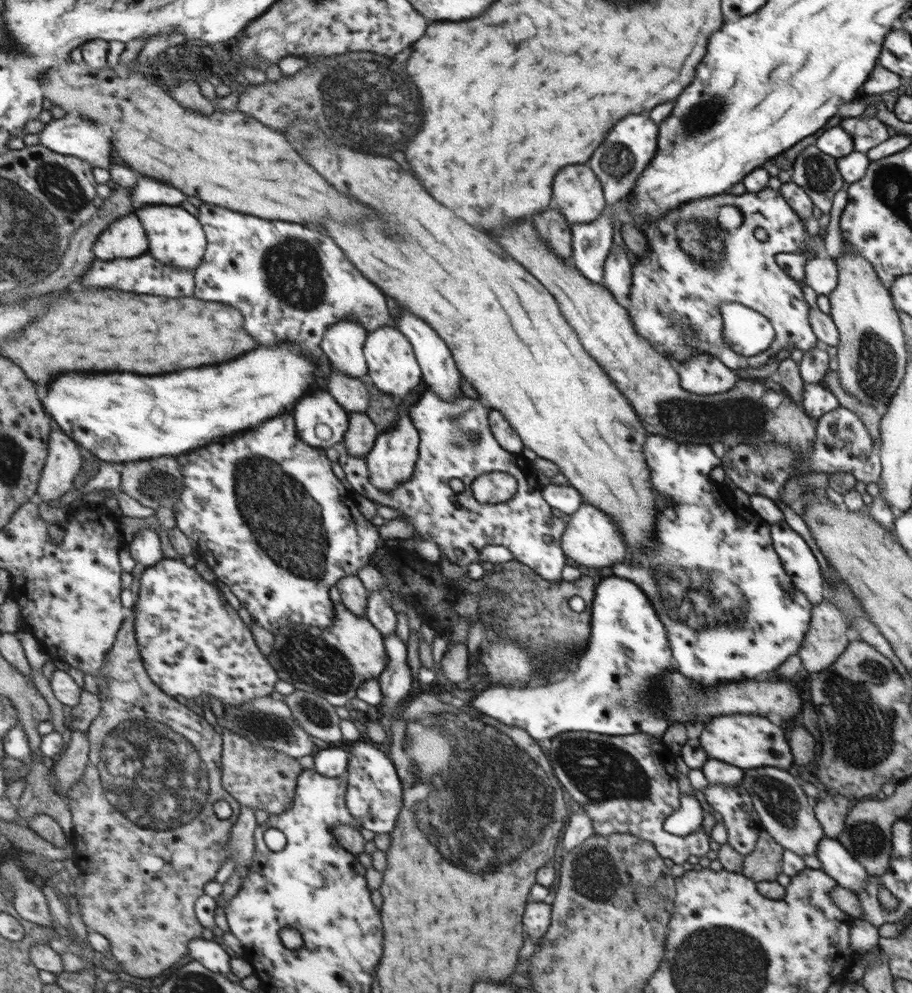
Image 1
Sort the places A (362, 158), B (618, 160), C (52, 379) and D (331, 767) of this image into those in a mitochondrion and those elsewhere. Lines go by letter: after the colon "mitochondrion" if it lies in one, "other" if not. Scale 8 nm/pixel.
A: mitochondrion
B: mitochondrion
C: other
D: other

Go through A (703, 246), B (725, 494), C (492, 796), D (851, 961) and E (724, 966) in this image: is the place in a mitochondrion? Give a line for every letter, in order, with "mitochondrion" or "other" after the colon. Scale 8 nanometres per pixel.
A: mitochondrion
B: other
C: mitochondrion
D: other
E: mitochondrion

